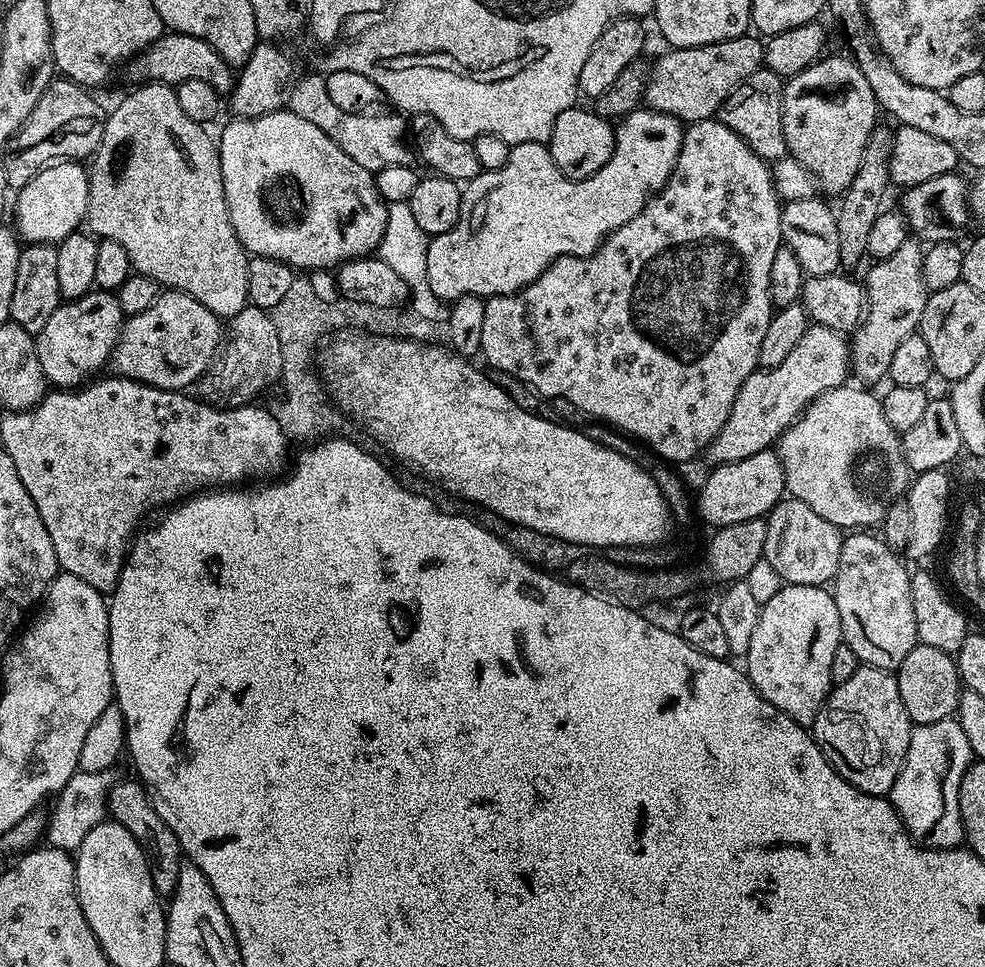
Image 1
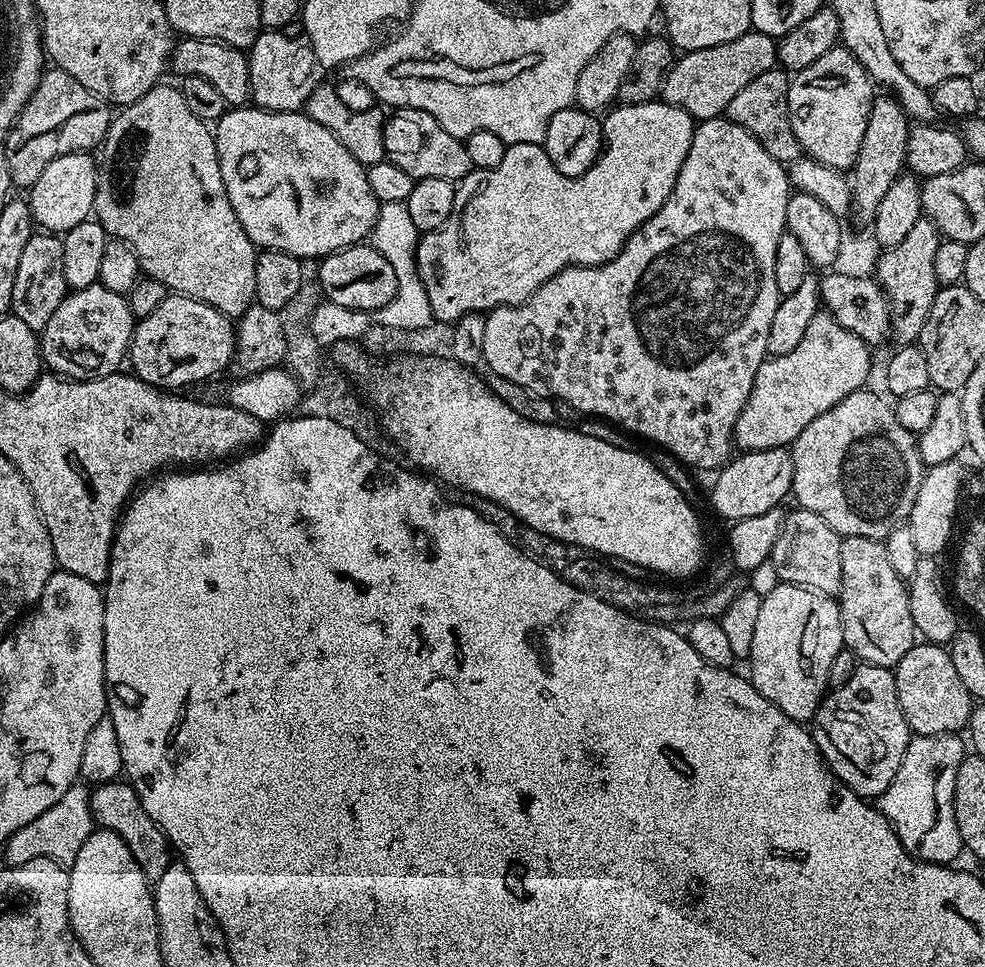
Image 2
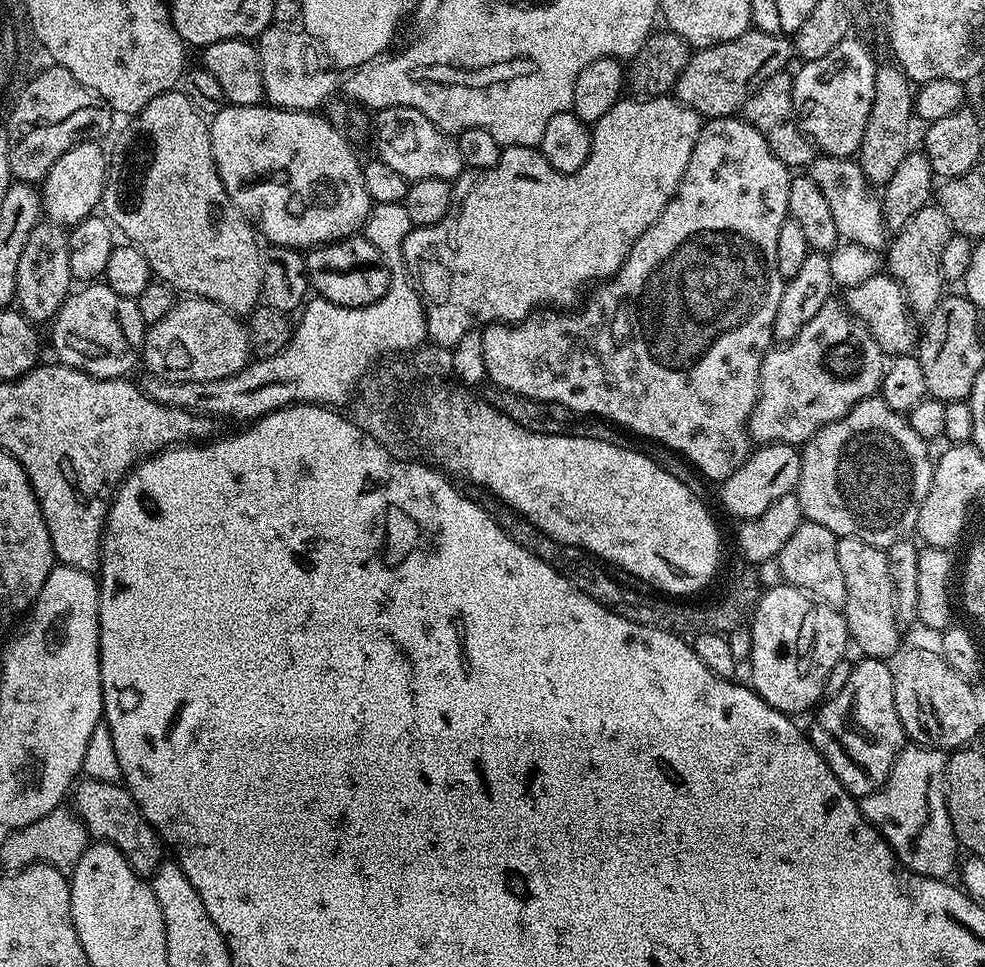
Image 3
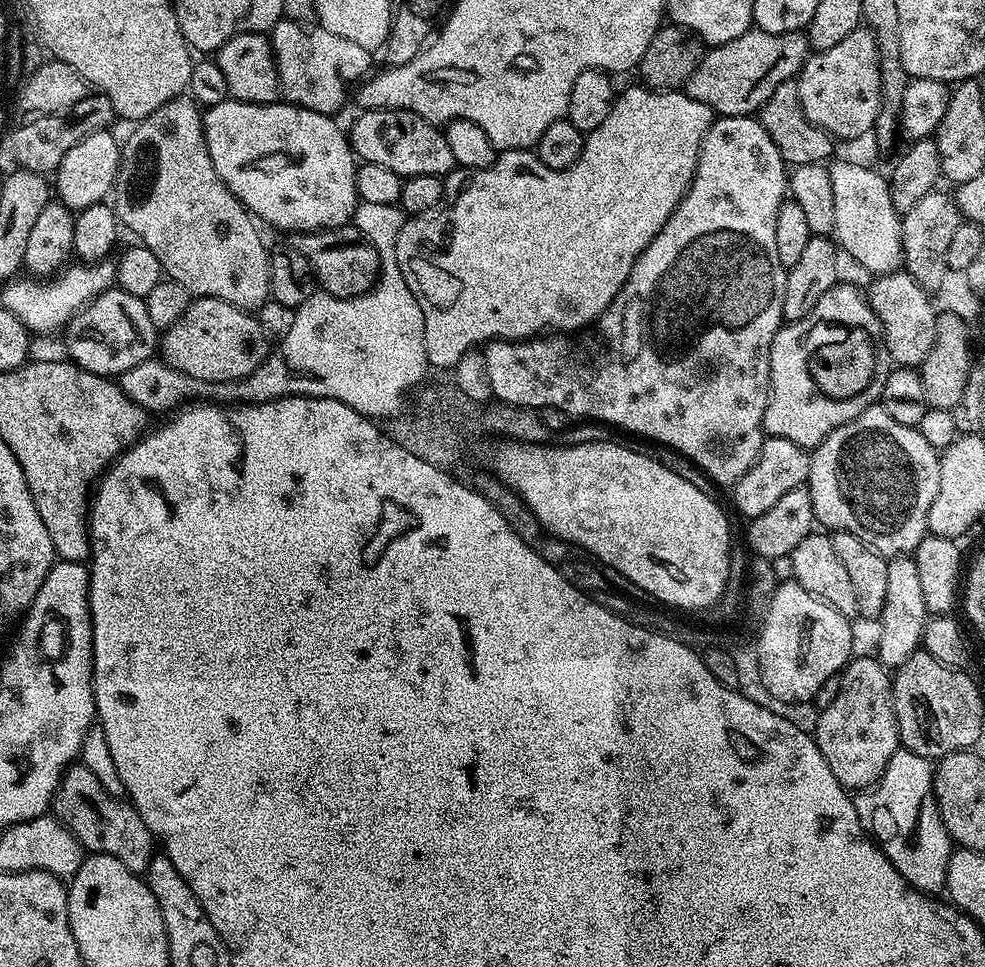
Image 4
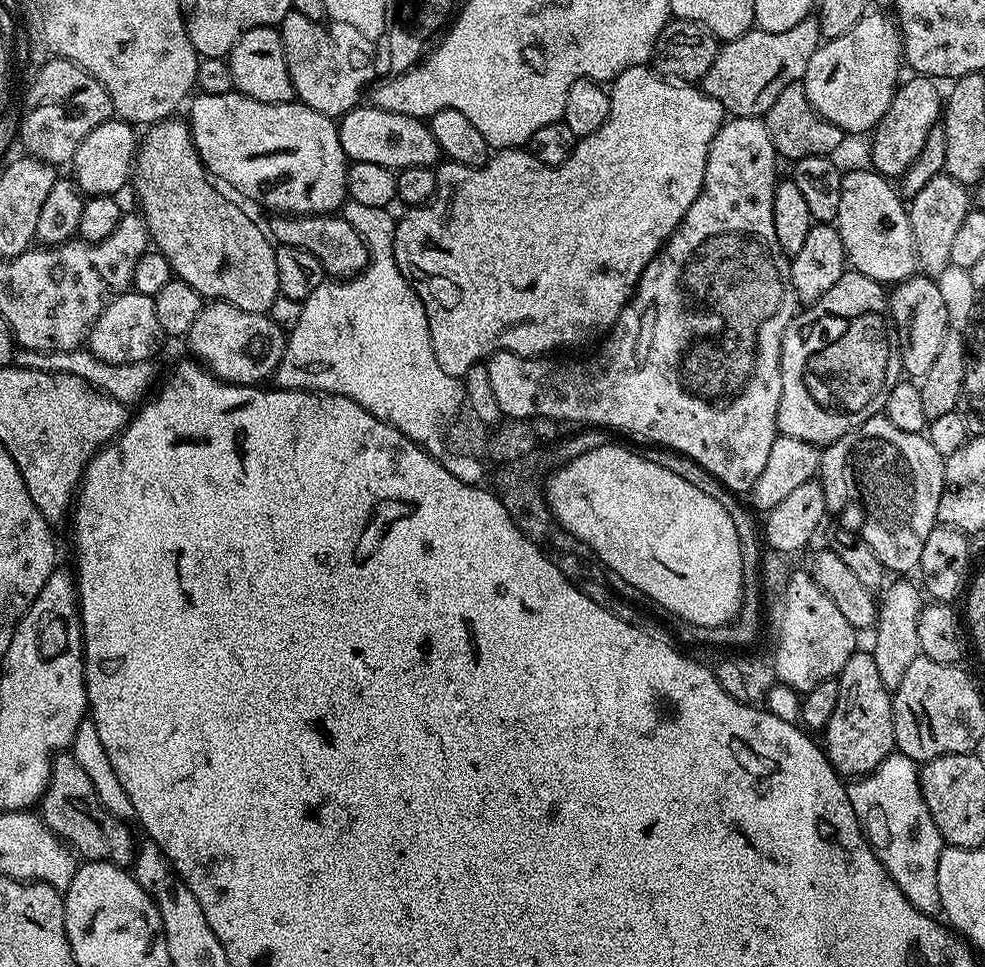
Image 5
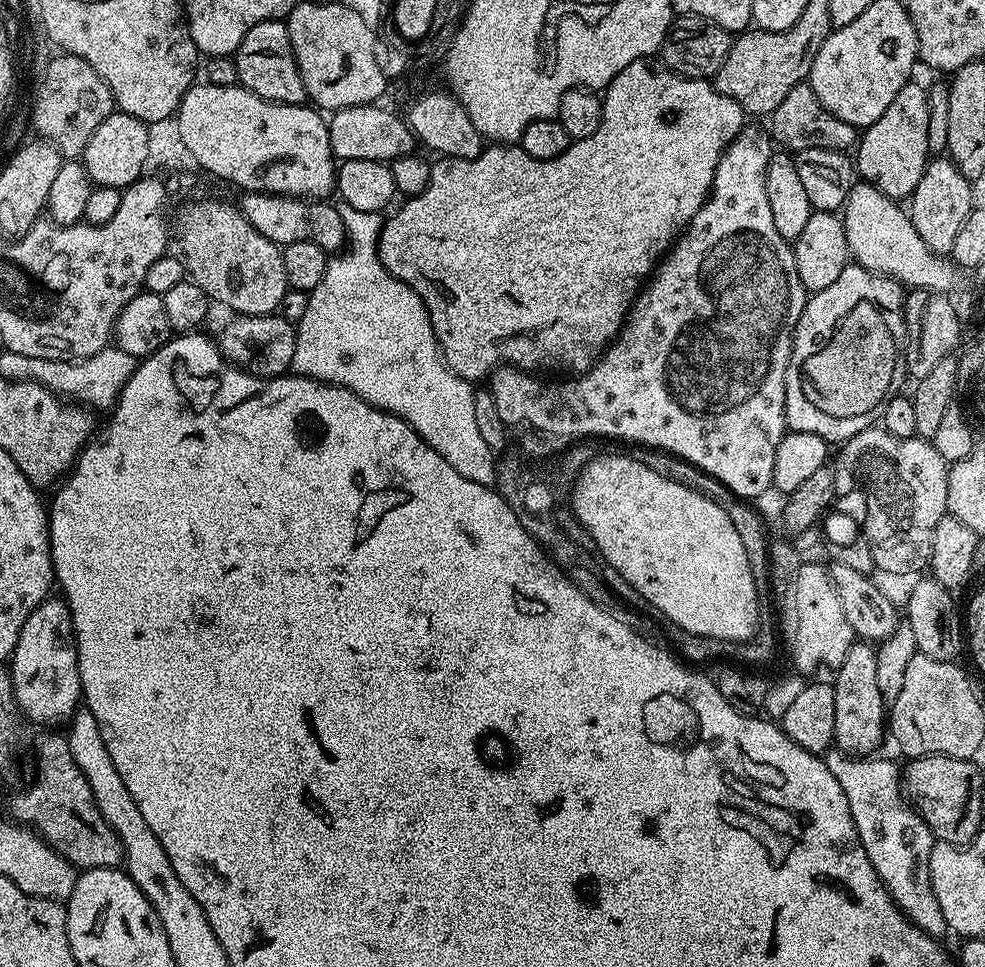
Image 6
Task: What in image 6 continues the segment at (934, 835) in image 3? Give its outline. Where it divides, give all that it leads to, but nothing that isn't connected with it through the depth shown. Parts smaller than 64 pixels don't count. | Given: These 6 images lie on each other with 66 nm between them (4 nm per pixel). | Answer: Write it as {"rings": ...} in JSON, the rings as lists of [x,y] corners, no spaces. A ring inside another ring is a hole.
{"rings":[[[839,750],[827,753],[826,763],[832,771],[832,779],[842,786],[846,802],[850,802],[850,814],[858,830],[861,846],[866,850],[884,889],[892,895],[892,901],[904,914],[904,919],[928,933],[940,938],[948,932],[946,918],[934,898],[930,886],[930,854],[934,837],[930,826],[908,803],[902,791],[902,768],[892,760],[877,758],[849,758]]]}

